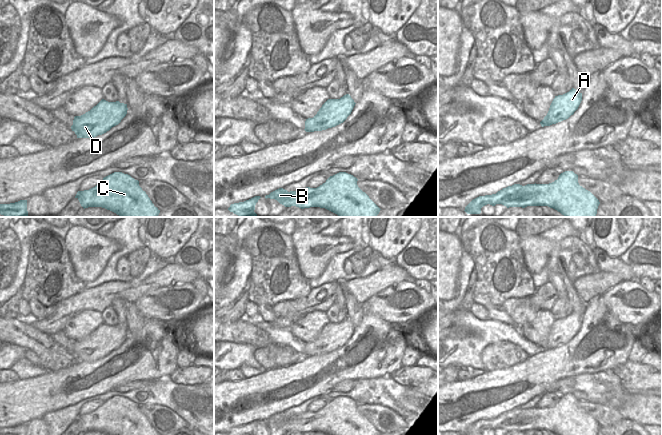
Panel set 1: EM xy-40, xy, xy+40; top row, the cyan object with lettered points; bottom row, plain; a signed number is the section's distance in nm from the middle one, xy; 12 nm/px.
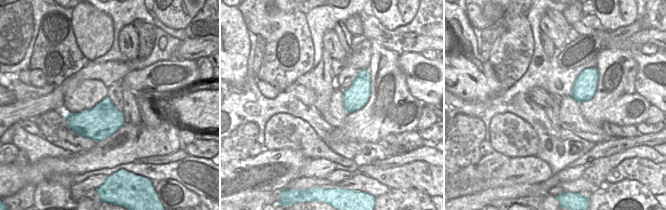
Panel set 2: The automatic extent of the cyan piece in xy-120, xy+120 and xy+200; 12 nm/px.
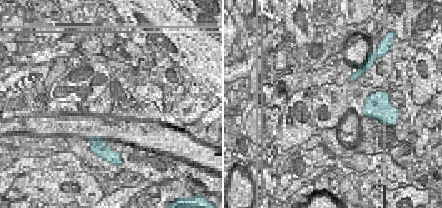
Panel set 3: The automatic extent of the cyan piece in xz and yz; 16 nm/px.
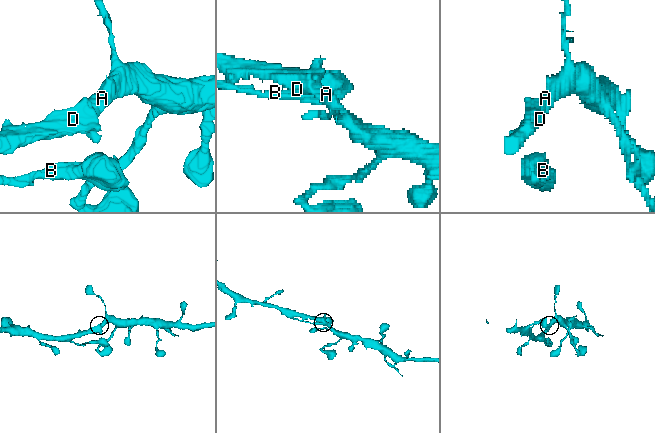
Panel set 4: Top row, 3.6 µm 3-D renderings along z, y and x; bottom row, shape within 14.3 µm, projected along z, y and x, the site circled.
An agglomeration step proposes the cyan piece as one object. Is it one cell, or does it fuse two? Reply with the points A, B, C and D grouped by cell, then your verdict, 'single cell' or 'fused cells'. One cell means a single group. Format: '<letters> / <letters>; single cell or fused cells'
A B C D; single cell

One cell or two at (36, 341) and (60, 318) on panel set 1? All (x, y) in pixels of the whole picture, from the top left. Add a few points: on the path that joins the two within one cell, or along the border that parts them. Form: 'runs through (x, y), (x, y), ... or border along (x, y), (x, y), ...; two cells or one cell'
border along (31, 325), (50, 335); two cells

